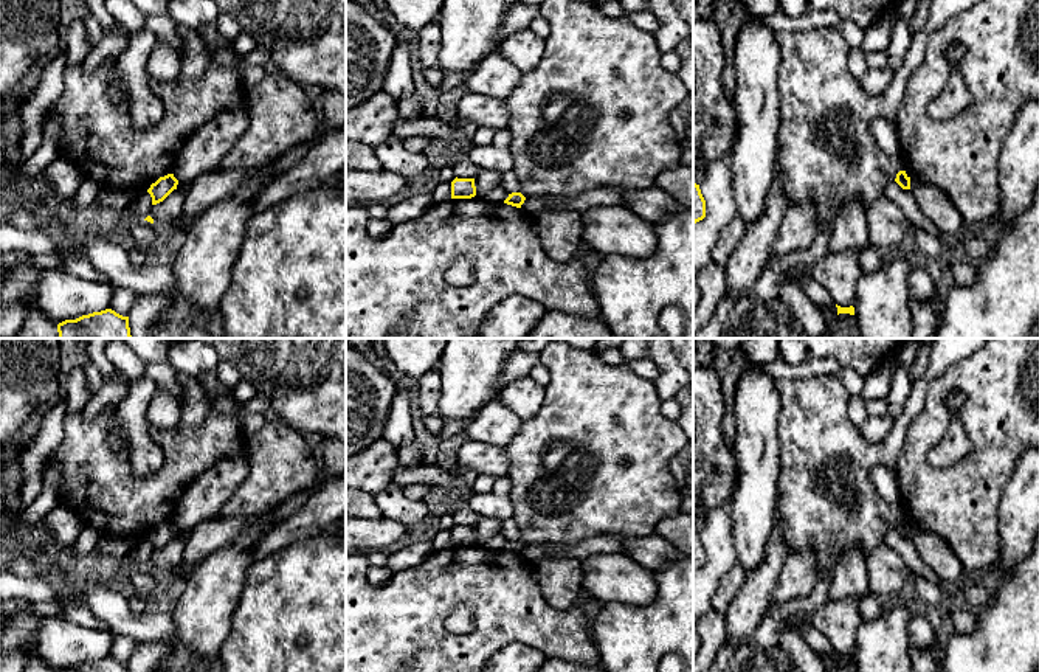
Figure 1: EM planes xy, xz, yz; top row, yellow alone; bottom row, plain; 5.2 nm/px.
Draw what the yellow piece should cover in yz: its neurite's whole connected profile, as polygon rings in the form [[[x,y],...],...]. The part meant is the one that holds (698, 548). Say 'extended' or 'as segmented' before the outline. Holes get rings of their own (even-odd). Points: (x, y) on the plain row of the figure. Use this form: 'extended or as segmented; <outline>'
as segmented; [[[693,531],[693,573],[706,565],[706,548],[699,532]]]

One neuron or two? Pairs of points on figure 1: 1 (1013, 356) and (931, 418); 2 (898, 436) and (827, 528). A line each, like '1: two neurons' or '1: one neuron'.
1: one neuron
2: one neuron

